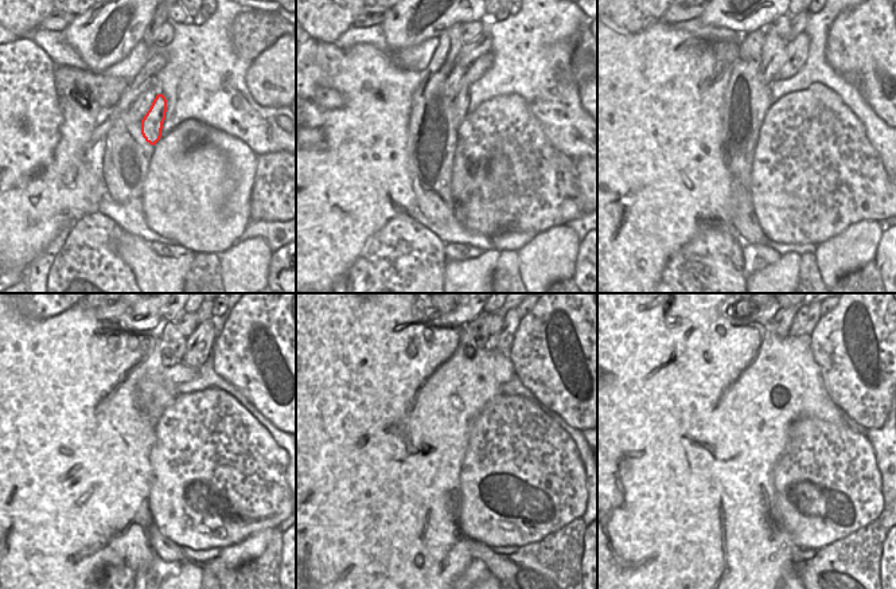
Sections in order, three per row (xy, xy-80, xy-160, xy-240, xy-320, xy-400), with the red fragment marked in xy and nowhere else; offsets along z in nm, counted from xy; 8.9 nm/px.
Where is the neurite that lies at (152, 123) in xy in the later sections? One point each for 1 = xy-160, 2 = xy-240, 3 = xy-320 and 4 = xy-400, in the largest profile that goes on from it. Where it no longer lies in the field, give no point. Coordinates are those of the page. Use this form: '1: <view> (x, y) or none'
1: xy-160 (797, 51)
2: xy-240 (199, 343)
3: xy-320 (502, 340)
4: xy-400 (813, 320)

